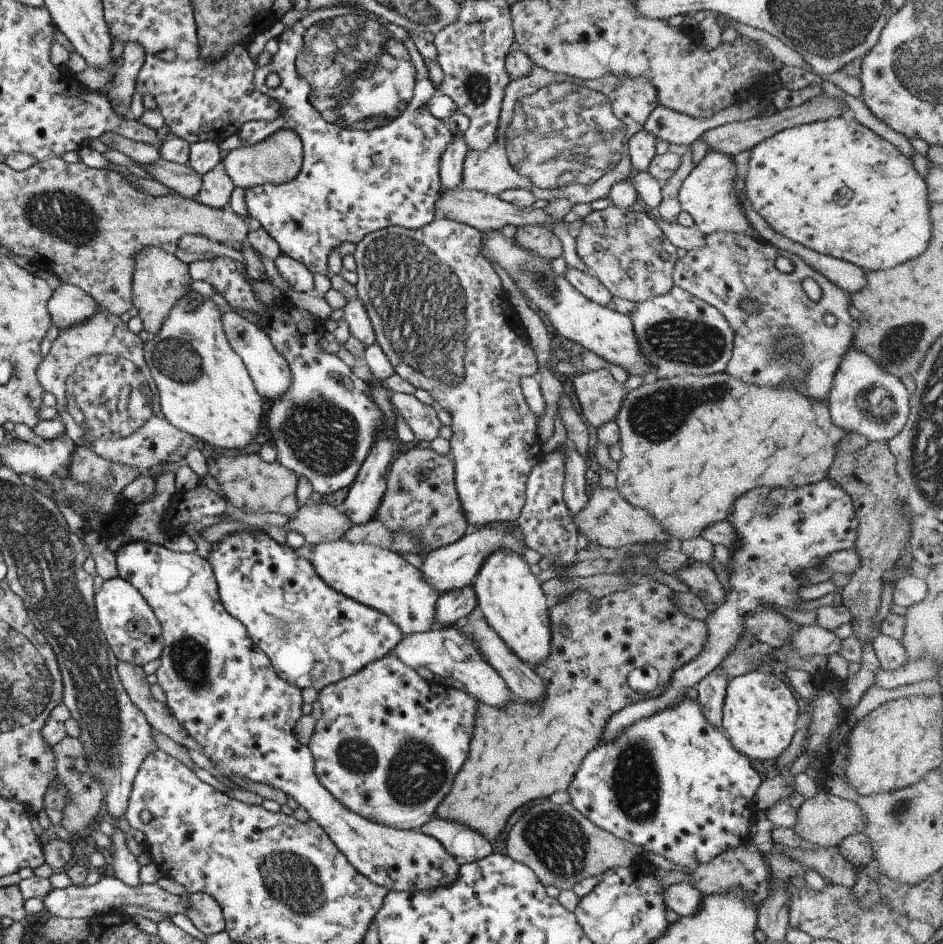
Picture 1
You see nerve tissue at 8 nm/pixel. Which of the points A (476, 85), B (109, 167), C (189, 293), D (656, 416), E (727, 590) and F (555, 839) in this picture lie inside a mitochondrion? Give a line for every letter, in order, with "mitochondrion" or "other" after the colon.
A: mitochondrion
B: other
C: other
D: mitochondrion
E: other
F: mitochondrion

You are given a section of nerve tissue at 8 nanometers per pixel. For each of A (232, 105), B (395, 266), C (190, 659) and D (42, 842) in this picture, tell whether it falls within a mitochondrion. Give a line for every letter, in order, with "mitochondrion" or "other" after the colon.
A: other
B: mitochondrion
C: mitochondrion
D: other

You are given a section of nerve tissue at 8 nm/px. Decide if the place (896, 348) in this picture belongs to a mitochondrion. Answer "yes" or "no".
yes

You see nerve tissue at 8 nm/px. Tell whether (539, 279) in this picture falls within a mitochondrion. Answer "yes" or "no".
yes

